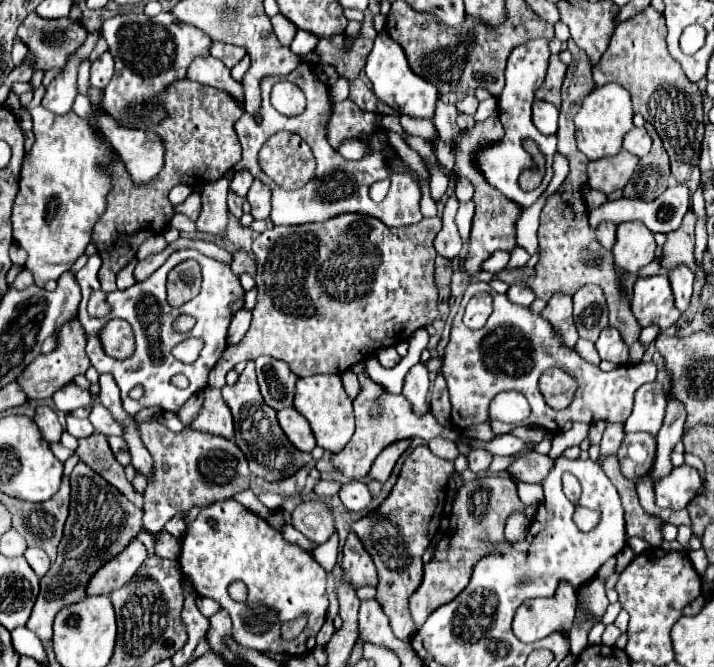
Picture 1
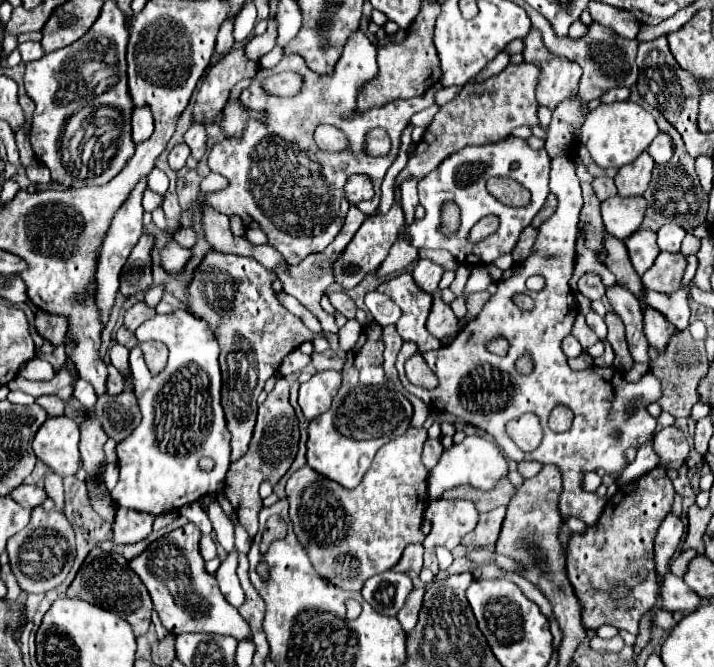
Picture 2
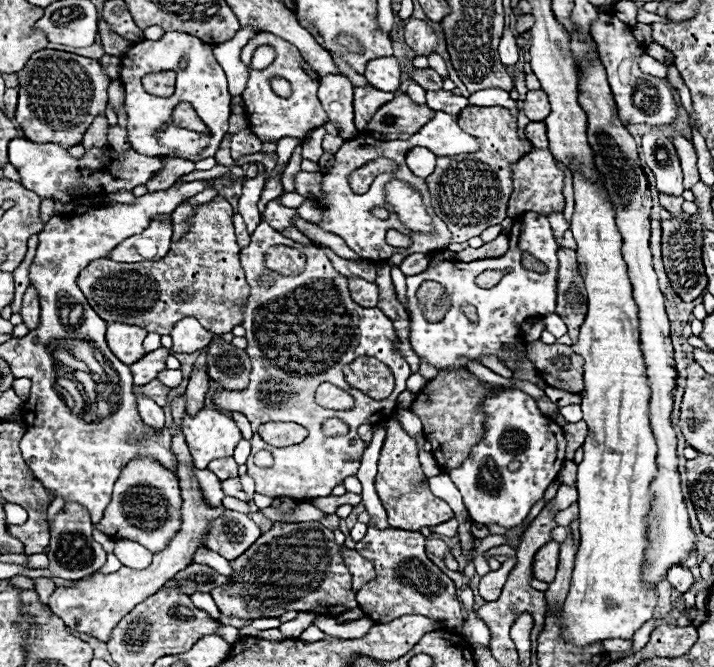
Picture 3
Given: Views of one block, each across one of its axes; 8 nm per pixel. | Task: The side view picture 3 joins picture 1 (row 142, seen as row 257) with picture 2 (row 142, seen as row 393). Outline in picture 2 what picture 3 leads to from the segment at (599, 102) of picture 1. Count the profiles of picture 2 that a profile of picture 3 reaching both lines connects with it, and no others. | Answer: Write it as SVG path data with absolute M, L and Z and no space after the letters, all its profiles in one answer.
M612 102L612 104L600 104L596 110L592 110L582 126L582 144L590 150L590 156L600 168L620 168L630 162L634 162L656 138L658 126L654 116L642 108L636 102Z

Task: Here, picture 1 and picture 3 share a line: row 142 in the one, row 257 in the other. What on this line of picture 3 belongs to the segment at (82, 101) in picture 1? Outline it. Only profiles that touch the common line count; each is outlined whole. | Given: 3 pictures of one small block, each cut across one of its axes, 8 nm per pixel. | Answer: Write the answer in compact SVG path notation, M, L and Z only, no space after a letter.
M150 222L150 226L126 242L118 244L110 258L116 262L158 262L166 256L172 243L172 226L162 222Z

